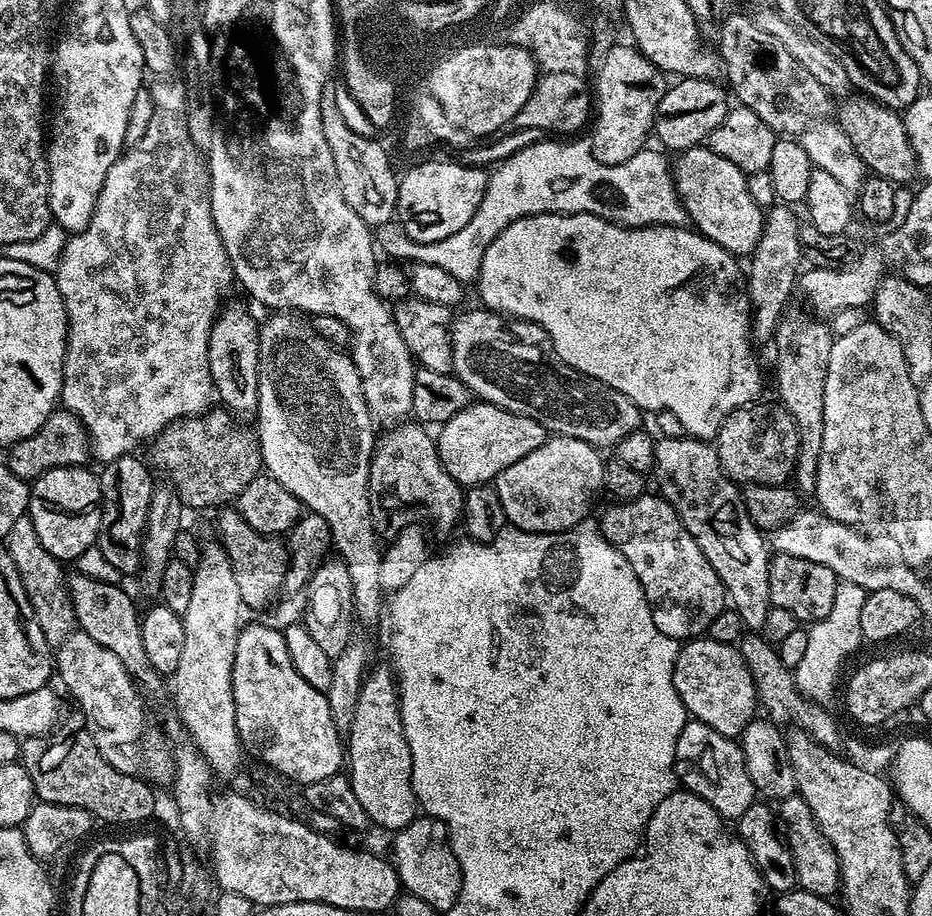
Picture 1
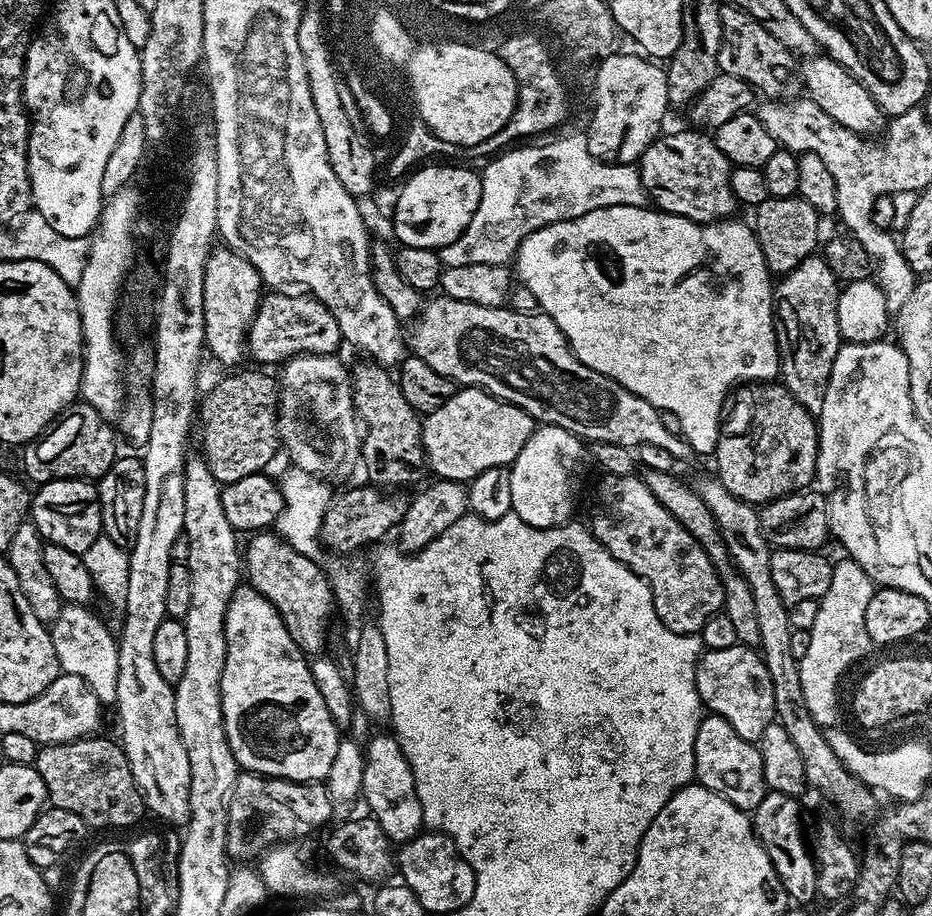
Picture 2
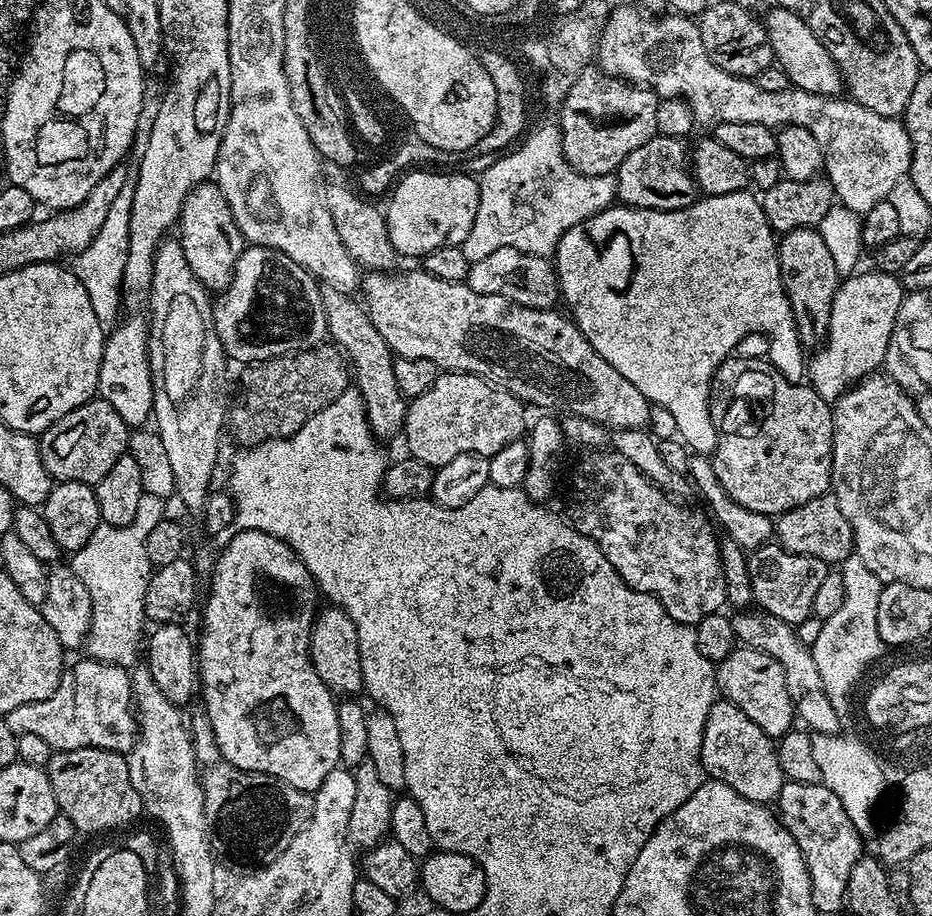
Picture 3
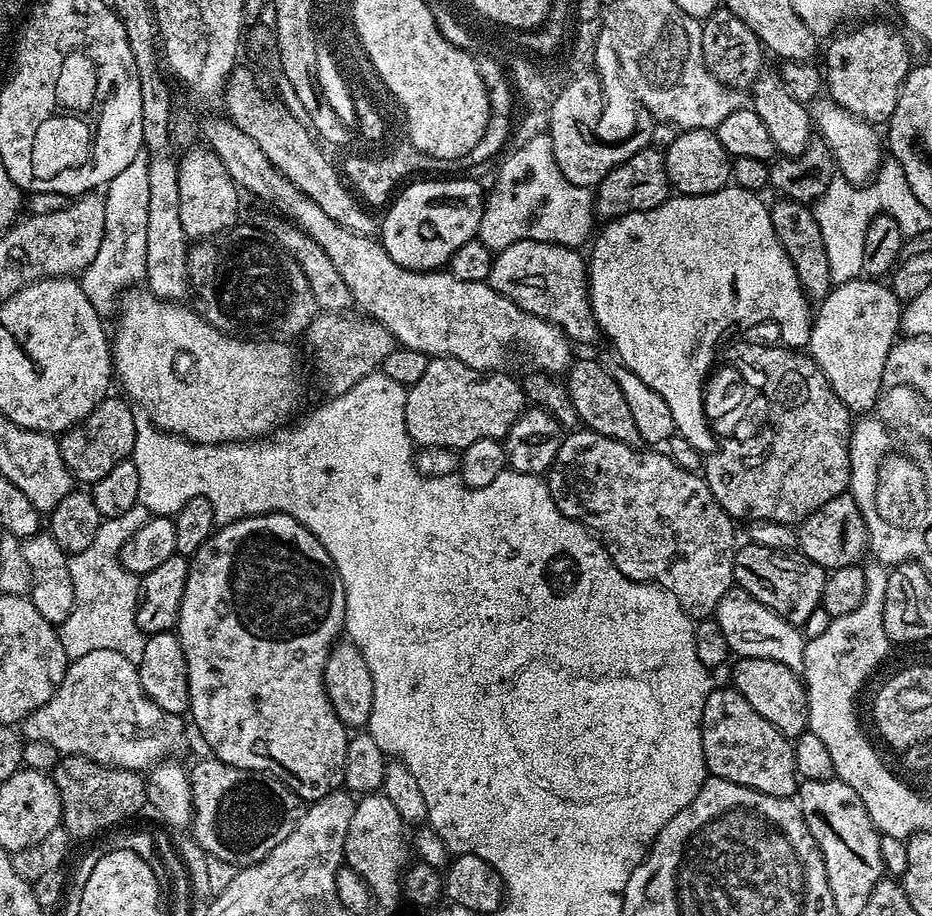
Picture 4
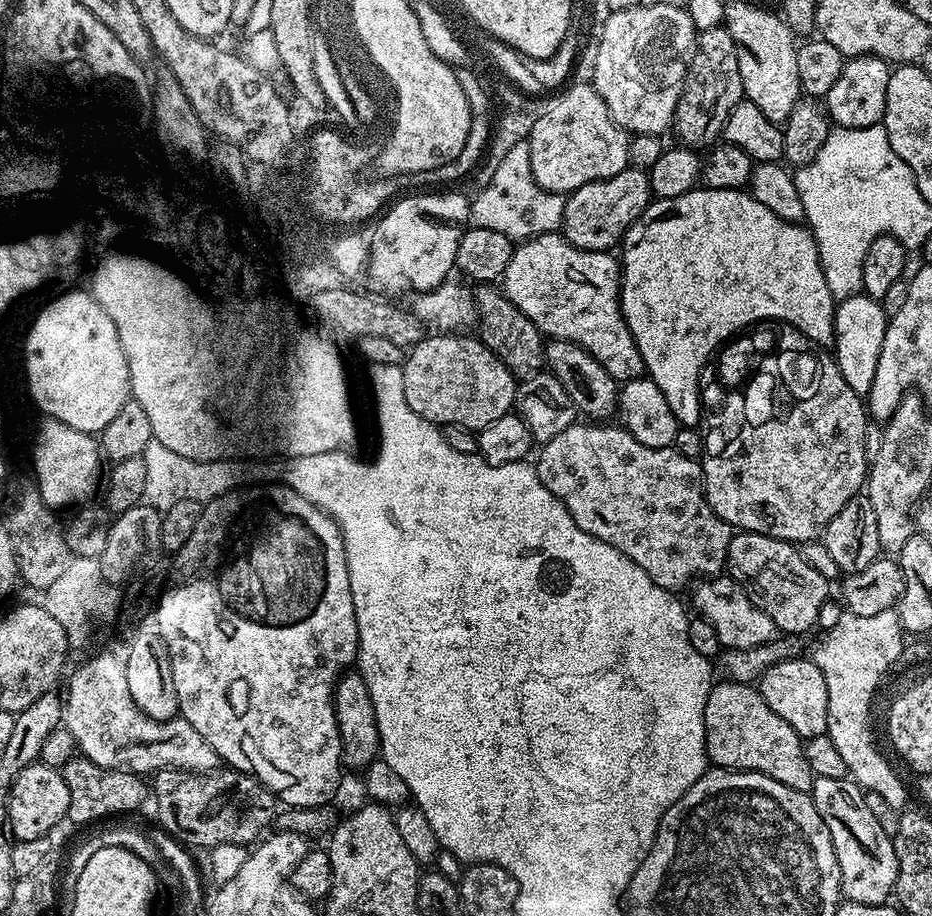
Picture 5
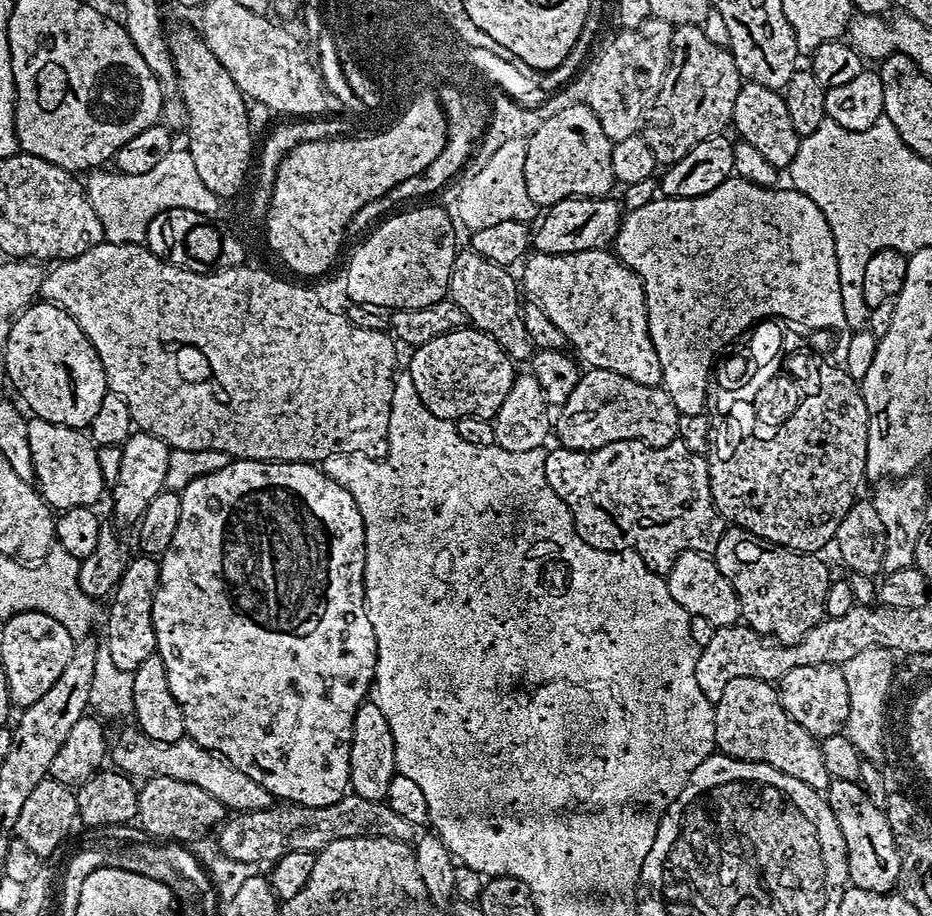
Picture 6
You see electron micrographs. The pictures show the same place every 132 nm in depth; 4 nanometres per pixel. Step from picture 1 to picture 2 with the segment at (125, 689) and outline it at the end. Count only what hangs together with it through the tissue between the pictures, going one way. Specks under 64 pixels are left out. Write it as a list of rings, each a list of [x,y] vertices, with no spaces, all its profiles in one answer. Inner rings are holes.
[[[61,603],[58,618],[50,626],[54,654],[60,663],[63,675],[77,676],[90,686],[92,693],[100,700],[101,705],[112,706],[116,703],[118,690],[118,640],[112,632],[94,616],[89,607],[82,604]]]

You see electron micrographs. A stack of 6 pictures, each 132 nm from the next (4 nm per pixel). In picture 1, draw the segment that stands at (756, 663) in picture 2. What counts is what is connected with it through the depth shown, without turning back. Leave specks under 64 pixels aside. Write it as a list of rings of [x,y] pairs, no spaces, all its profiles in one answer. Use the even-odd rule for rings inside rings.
[[[707,638],[689,640],[681,647],[674,666],[674,690],[678,690],[678,698],[682,698],[684,708],[693,720],[700,720],[706,726],[718,730],[718,734],[739,738],[746,726],[758,716],[758,701],[754,678],[750,678],[750,670],[733,645],[714,642]]]

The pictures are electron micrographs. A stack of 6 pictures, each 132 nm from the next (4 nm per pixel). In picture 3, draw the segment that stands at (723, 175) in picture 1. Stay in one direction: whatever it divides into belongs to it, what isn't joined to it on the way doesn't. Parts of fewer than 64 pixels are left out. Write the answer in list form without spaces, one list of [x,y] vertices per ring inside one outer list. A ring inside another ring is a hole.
[[[654,135],[638,150],[630,150],[618,165],[616,195],[621,205],[629,208],[653,208],[669,212],[690,206],[698,198],[696,179],[690,167],[690,148],[684,140]]]

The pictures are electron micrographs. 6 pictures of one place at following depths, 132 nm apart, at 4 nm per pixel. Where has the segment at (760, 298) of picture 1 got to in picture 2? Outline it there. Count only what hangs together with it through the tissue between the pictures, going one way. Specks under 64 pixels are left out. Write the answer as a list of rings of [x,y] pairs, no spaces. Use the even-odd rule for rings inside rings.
[[[799,196],[774,199],[768,197],[755,205],[752,218],[753,232],[762,248],[763,257],[770,272],[781,276],[788,273],[805,257],[813,255],[814,246],[819,245],[820,213]]]

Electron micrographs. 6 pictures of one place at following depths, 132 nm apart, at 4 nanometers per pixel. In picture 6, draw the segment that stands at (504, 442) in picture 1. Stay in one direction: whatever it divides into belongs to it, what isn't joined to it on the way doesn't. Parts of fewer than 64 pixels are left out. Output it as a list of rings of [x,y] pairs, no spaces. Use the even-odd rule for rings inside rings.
[[[473,326],[442,334],[442,338],[426,342],[411,355],[406,371],[414,378],[418,398],[432,416],[453,422],[467,416],[492,420],[498,406],[506,402],[506,394],[510,394],[510,386],[518,375],[517,365],[502,346]]]

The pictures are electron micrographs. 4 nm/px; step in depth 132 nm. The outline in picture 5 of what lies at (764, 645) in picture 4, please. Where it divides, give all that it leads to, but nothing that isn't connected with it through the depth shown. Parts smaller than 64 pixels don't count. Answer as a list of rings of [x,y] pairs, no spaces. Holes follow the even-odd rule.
[[[721,574],[715,578],[701,579],[695,588],[691,607],[696,607],[700,611],[697,613],[712,623],[725,649],[753,648],[777,639],[778,629],[775,622],[757,604],[752,603],[747,587],[733,580],[731,575]]]

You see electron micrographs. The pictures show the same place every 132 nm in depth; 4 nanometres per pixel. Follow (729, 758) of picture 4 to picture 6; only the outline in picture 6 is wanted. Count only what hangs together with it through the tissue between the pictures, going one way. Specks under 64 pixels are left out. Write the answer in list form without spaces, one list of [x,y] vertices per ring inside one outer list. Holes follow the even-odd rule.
[[[749,676],[734,678],[734,682],[729,682],[726,690],[722,690],[722,698],[714,703],[714,738],[723,755],[774,766],[774,770],[782,770],[782,774],[790,774],[790,778],[806,782],[806,786],[816,792],[827,793],[833,779],[830,770],[826,770],[826,761],[822,759],[820,740],[786,714],[779,691],[769,681]]]

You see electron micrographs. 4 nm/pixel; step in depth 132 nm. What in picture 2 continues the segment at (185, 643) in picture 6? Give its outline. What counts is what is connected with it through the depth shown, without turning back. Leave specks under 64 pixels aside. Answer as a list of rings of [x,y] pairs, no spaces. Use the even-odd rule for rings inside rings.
[[[244,582],[239,588],[234,590],[230,598],[230,606],[226,610],[226,666],[222,670],[222,682],[220,683],[220,693],[222,694],[222,718],[224,719],[224,729],[230,750],[234,754],[237,765],[244,772],[255,772],[257,776],[266,776],[278,780],[297,780],[303,784],[327,781],[330,774],[330,766],[334,763],[334,754],[338,754],[338,746],[342,739],[341,733],[332,720],[330,710],[326,710],[326,702],[322,702],[322,693],[312,677],[312,666],[309,657],[300,651],[294,638],[290,638],[290,630],[282,622],[278,610],[258,590],[254,590],[252,585]]]

